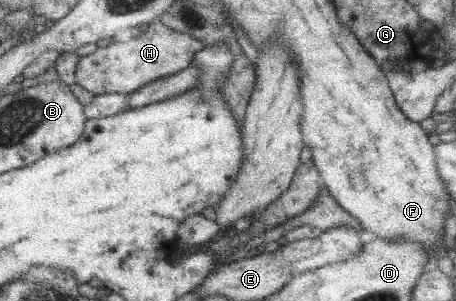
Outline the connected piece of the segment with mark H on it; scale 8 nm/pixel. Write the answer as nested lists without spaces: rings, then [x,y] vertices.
[[[154,21],[144,27],[142,33],[136,33],[133,39],[123,42],[106,42],[100,45],[97,51],[80,58],[78,67],[75,71],[76,84],[84,89],[90,90],[95,95],[103,93],[124,93],[131,94],[133,91],[140,89],[143,85],[158,80],[160,77],[174,75],[182,72],[182,69],[190,66],[197,54],[205,49],[205,44],[192,35],[180,33],[166,27],[166,25]]]

